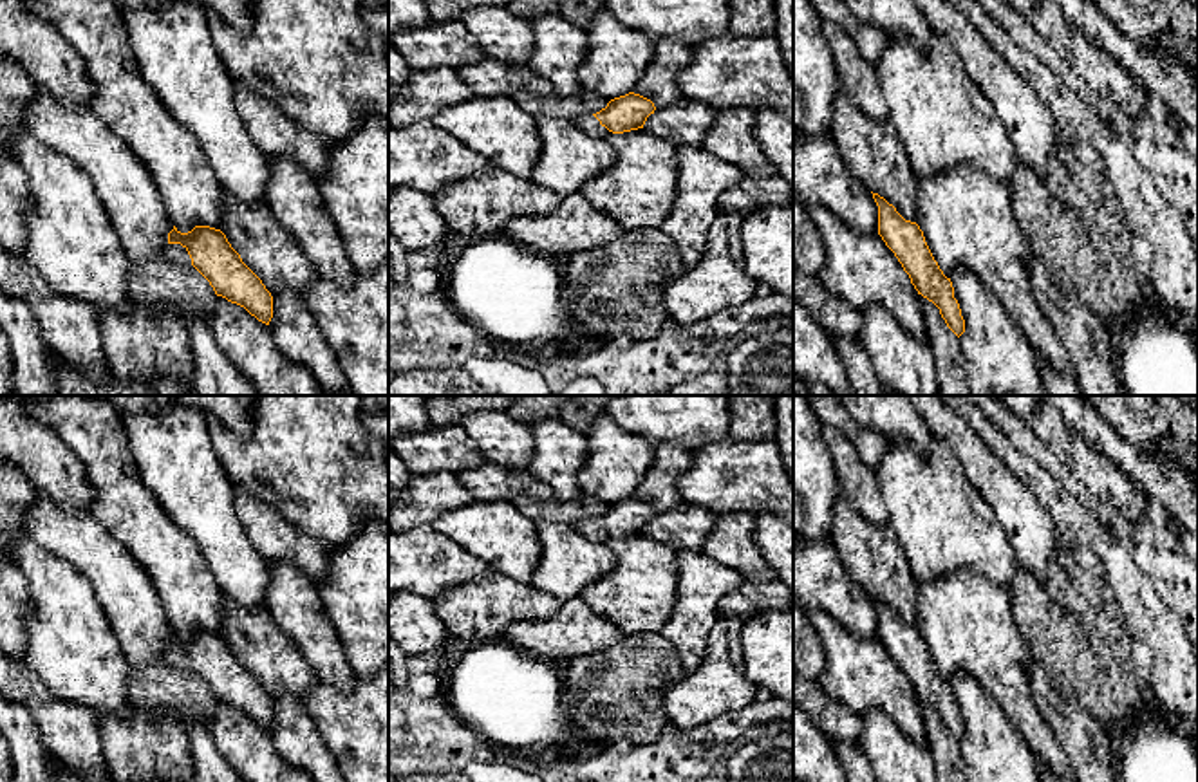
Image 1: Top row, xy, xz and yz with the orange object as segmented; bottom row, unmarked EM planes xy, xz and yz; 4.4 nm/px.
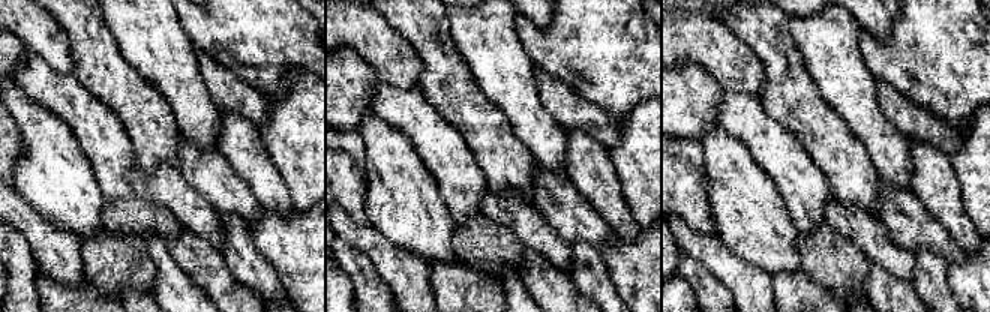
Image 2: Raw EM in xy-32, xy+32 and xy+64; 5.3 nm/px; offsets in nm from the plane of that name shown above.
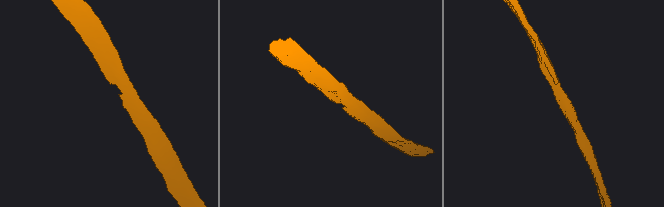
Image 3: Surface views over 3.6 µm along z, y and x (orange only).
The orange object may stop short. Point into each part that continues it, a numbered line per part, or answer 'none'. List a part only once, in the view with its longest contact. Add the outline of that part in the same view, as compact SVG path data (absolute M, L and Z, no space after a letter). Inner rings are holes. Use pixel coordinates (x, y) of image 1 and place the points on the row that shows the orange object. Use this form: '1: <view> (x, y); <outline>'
1: xy (174, 251); M168 244L164 249L164 258L179 264L181 267L193 267L186 247L181 244Z

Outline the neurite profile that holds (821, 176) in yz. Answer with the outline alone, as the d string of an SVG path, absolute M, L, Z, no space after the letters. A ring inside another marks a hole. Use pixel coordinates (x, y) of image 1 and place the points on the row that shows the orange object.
M793 132L793 191L804 204L824 206L851 229L878 235L873 193L849 172L833 135Z

